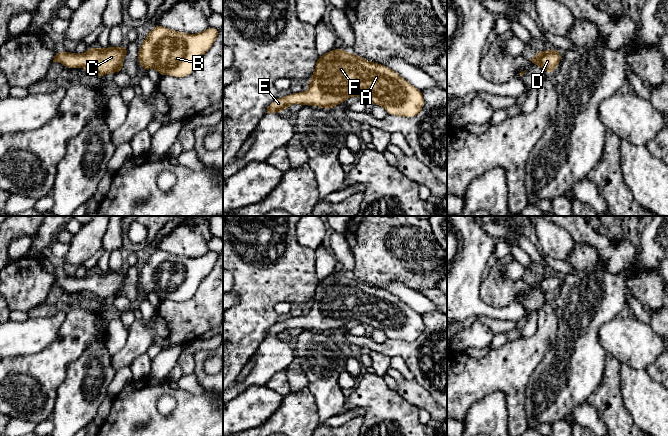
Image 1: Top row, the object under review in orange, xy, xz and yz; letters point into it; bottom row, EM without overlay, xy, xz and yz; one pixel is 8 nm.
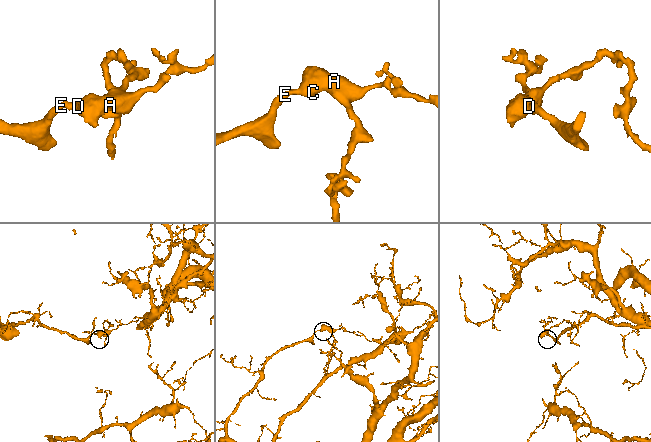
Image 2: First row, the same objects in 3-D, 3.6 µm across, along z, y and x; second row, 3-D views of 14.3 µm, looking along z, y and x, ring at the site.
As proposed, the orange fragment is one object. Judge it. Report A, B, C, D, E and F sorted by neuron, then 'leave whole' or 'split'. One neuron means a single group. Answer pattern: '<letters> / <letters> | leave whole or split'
A B C D E F | leave whole

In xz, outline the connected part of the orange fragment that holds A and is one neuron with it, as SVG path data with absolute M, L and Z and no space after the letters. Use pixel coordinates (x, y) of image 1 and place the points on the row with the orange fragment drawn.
M339 48L318 57L306 92L277 98L266 113L285 111L292 104L331 109L351 96L381 105L389 115L407 118L416 117L424 106L422 91L397 72Z

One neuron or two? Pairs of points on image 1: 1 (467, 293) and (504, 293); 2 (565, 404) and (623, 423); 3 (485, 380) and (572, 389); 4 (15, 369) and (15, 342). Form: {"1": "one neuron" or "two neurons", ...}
{"1": "two neurons", "2": "two neurons", "3": "two neurons", "4": "two neurons"}

